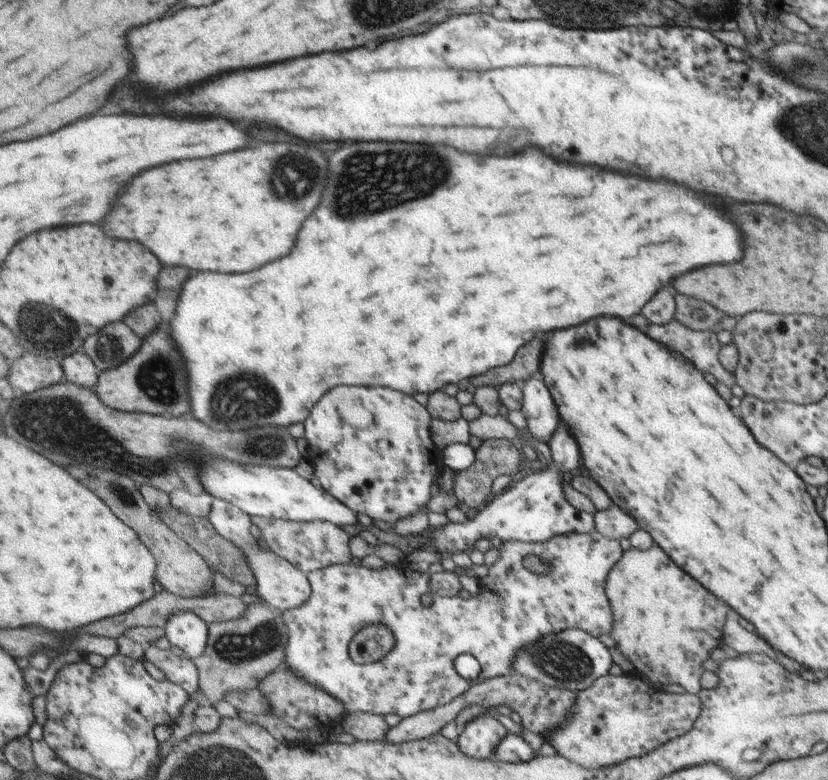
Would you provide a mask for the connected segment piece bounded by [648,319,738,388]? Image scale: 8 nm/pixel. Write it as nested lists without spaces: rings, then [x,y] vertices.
[[[674,319],[662,326],[650,326],[648,336],[652,336],[652,340],[658,341],[668,349],[678,352],[699,372],[712,374],[716,381],[728,388],[738,383],[735,380],[735,374],[728,372],[719,360],[722,345],[714,332],[694,331]]]

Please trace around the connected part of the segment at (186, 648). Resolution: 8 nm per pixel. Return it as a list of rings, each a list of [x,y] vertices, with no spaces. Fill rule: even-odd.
[[[192,610],[178,612],[166,627],[167,638],[192,659],[204,656],[211,641],[211,625]]]

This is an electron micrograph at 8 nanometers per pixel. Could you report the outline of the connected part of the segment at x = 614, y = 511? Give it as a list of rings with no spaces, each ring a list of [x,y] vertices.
[[[614,502],[610,504],[610,508],[598,510],[593,516],[595,531],[603,533],[612,540],[620,541],[622,538],[629,538],[639,529],[638,524],[634,522],[634,517]]]

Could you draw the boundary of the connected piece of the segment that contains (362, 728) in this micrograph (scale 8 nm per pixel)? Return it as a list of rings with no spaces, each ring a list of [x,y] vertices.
[[[358,712],[345,719],[346,733],[359,741],[384,741],[388,732],[384,717],[368,712]]]

